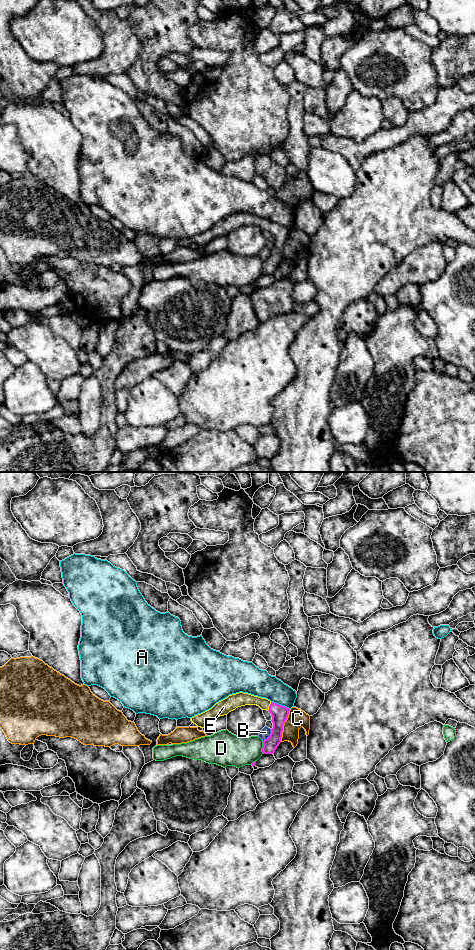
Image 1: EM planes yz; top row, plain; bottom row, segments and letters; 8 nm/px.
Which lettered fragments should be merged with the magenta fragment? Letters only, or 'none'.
E

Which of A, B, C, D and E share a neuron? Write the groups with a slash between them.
A / B / C / D / E

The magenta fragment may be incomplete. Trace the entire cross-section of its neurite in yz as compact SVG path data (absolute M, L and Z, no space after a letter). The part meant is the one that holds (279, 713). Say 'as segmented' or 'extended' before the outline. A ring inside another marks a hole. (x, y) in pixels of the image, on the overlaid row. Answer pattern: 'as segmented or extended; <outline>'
extended; M239 692L229 695L227 698L216 703L211 709L195 715L191 718L192 723L204 728L214 719L227 715L238 707L245 705L257 705L262 710L267 710L272 716L273 728L270 736L263 741L263 754L274 754L281 743L283 725L286 722L290 709L271 702L266 698L261 698L248 693Z

